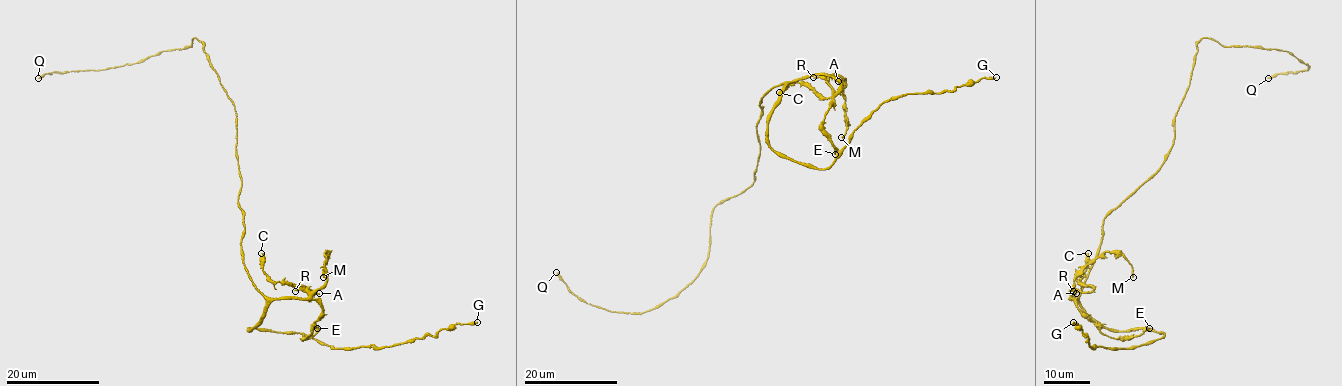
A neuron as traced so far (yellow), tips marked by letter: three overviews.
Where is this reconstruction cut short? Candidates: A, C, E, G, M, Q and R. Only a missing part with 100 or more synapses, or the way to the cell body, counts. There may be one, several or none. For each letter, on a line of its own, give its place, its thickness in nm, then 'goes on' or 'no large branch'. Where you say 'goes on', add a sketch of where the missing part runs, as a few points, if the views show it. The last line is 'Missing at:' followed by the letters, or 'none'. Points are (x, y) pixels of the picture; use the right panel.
A: place (1076, 293); calibre 140 nm; no large branch
C: place (1088, 253); calibre 240 nm; no large branch
E: place (1149, 328); calibre 440 nm; no large branch
G: place (1073, 322); calibre 320 nm; no large branch
M: place (1133, 277); calibre 200 nm; no large branch
Q: place (1268, 78); calibre 320 nm; goes on; course (1268, 78), (1212, 95), (1109, 202), (1081, 273), (1076, 340), (1088, 336), (1093, 313), (1109, 376)
R: place (1073, 291); calibre 140 nm; no large branch
Missing at: Q

